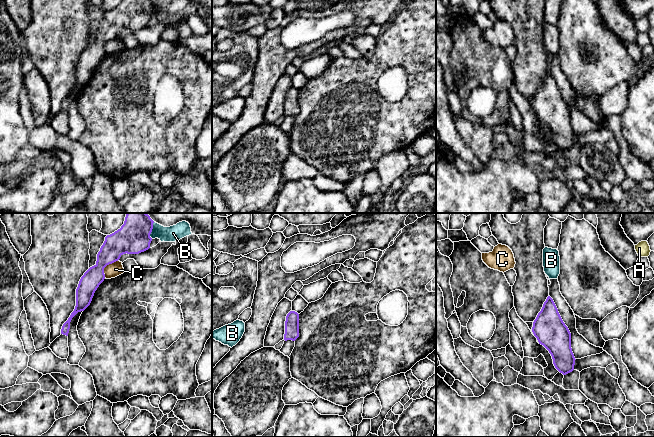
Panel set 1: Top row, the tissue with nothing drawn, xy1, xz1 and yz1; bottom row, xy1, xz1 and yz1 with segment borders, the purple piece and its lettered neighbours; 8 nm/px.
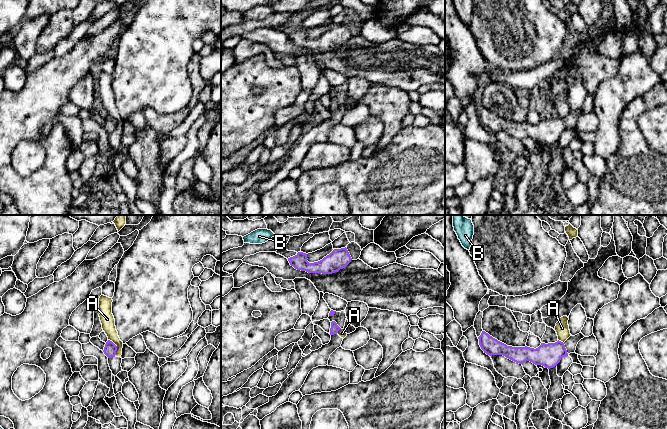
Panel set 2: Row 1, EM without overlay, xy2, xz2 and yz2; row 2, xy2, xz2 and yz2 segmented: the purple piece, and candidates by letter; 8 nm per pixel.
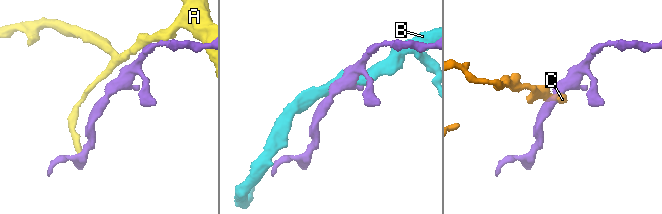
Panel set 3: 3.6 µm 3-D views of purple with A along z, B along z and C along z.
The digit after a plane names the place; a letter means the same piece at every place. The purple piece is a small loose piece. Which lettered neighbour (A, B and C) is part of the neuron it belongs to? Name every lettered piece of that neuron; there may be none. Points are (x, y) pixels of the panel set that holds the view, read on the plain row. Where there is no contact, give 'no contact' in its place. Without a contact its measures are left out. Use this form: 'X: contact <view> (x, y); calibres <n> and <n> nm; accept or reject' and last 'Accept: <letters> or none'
A: contact xy2 (116, 123); calibres 100 and 110 nm; reject
B: contact xy1 (151, 7); calibres 240 and 130 nm; reject
C: contact xy1 (106, 41); calibres 200 and 120 nm; reject
Accept: none

